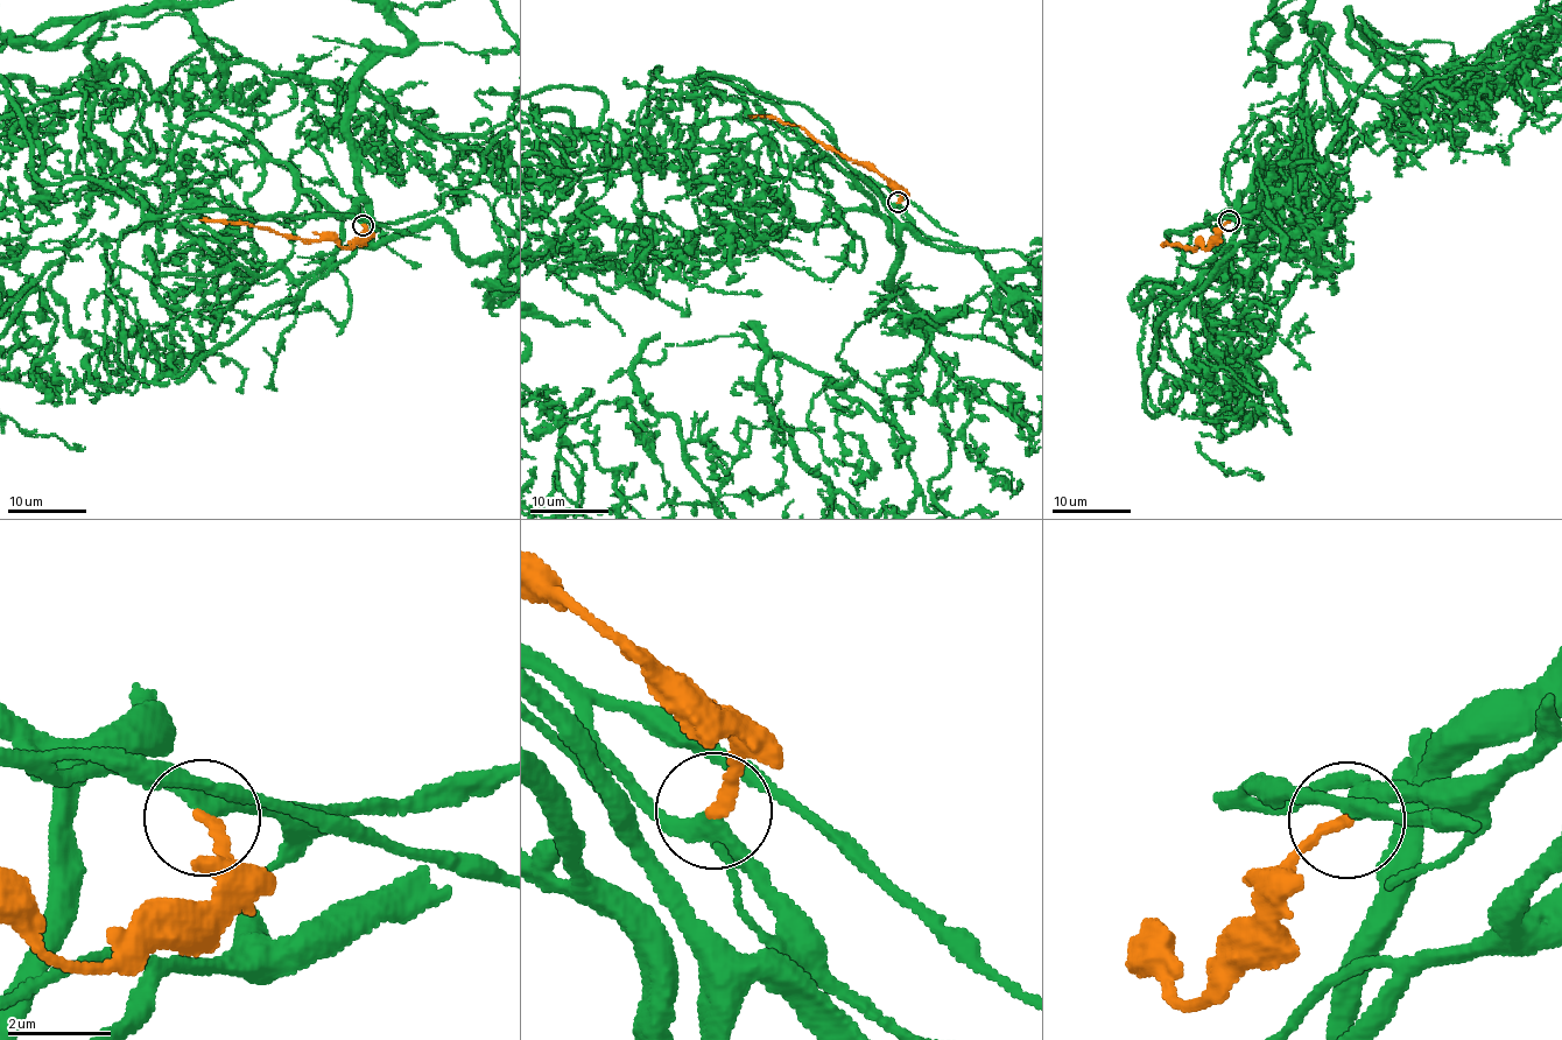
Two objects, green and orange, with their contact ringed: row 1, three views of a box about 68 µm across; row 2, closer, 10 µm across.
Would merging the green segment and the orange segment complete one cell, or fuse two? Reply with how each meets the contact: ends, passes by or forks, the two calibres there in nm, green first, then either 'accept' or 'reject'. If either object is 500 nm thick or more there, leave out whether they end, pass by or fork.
green passes by | orange ends | 340/240 nm | accept

